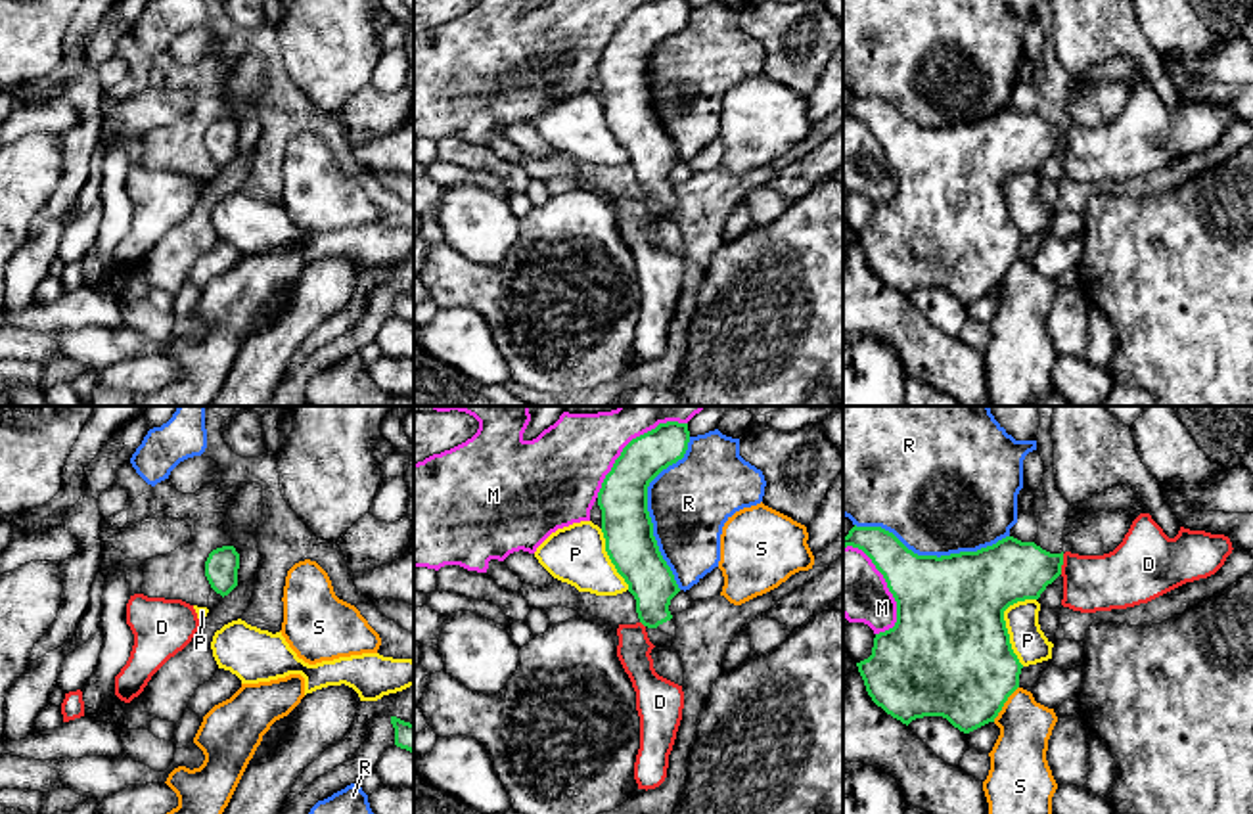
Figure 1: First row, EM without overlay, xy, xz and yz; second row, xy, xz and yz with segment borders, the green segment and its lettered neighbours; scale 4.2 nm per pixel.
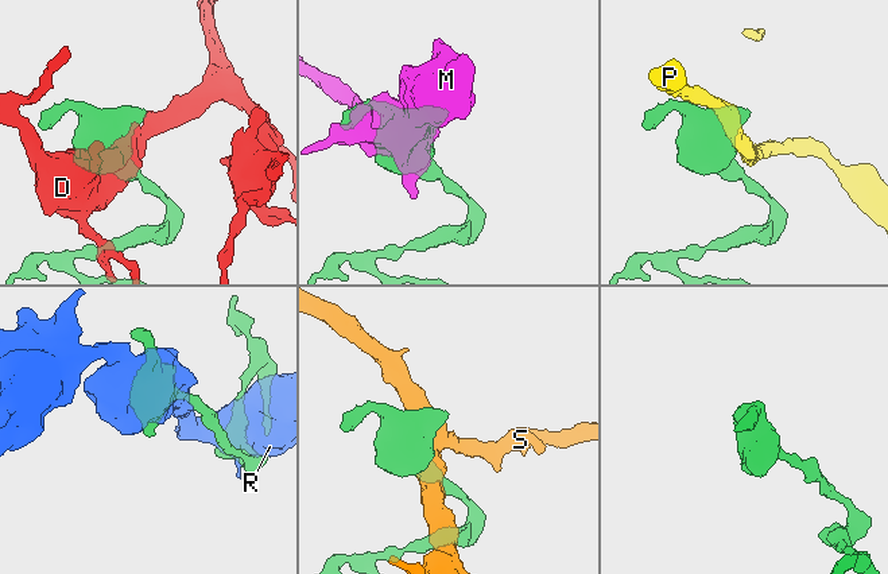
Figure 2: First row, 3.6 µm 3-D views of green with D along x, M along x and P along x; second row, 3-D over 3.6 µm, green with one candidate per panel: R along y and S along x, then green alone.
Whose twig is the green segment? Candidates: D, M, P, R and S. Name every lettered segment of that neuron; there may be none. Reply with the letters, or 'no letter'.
no letter

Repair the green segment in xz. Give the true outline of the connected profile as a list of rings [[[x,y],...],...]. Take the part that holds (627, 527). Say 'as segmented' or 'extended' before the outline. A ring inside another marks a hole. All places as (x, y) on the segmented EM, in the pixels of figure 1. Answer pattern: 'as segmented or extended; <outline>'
extended; [[[659,423],[623,448],[598,492],[605,552],[636,599],[640,622],[672,640],[676,624],[669,605],[680,588],[653,536],[648,486],[684,458],[688,442],[688,423]]]

